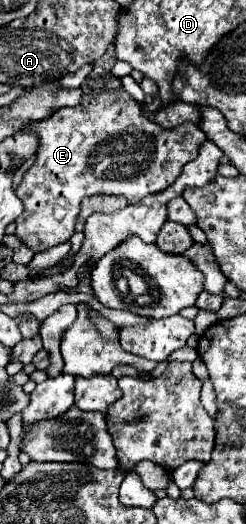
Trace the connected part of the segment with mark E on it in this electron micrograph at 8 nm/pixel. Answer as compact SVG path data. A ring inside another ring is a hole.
M120 89L120 93L82 95L80 105L58 109L52 117L32 123L28 129L40 135L40 145L36 153L38 165L28 169L24 181L16 191L16 195L24 203L24 213L16 219L16 237L20 239L22 245L30 247L34 253L42 253L50 247L70 241L70 237L74 235L74 223L80 213L80 201L84 197L106 193L106 195L124 195L130 203L142 201L146 195L158 193L166 189L172 181L176 181L176 177L182 173L182 167L188 161L196 159L200 145L206 141L204 131L192 123L180 125L178 129L172 131L152 123L142 113L138 101L132 99L130 93L124 89Z

